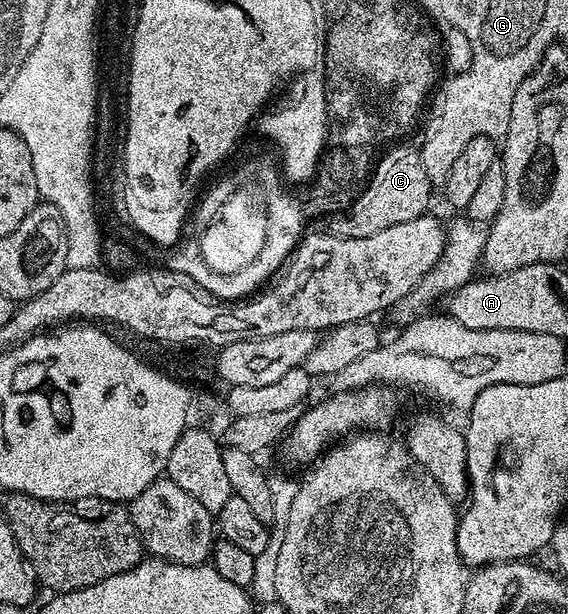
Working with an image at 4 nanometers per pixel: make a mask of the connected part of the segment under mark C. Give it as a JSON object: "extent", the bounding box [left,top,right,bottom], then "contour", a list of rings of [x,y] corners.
{"extent":[326,153,429,239],"contour":[[[392,153],[382,166],[376,166],[376,179],[368,193],[359,195],[347,206],[345,212],[333,216],[333,221],[326,225],[327,232],[335,237],[353,237],[366,239],[366,235],[378,235],[378,231],[386,231],[386,227],[394,227],[398,223],[410,223],[410,219],[418,219],[429,212],[427,203],[427,181],[419,161],[412,153],[402,155]]]}

